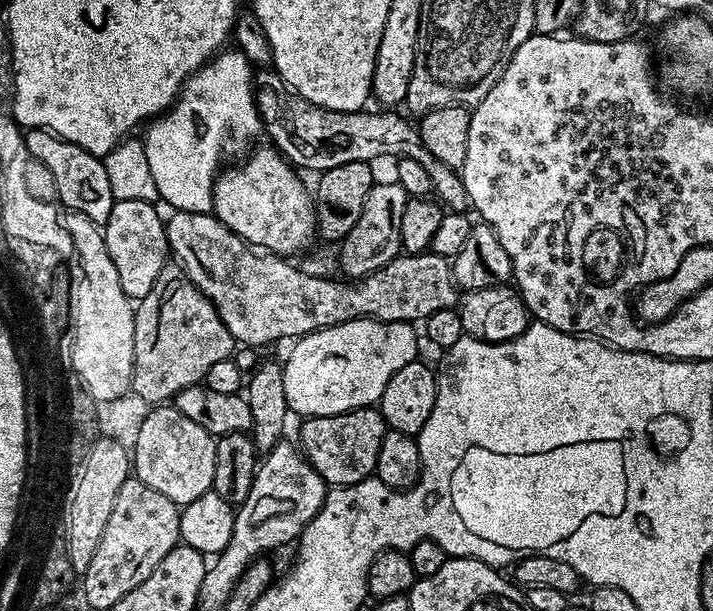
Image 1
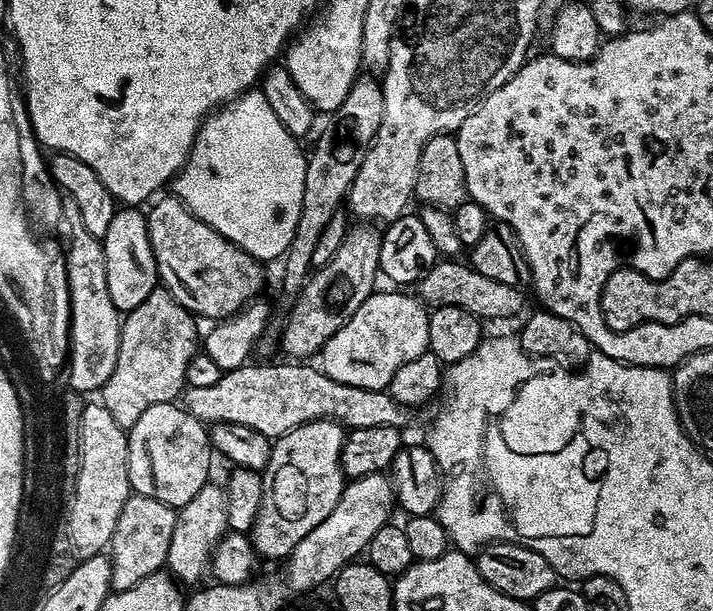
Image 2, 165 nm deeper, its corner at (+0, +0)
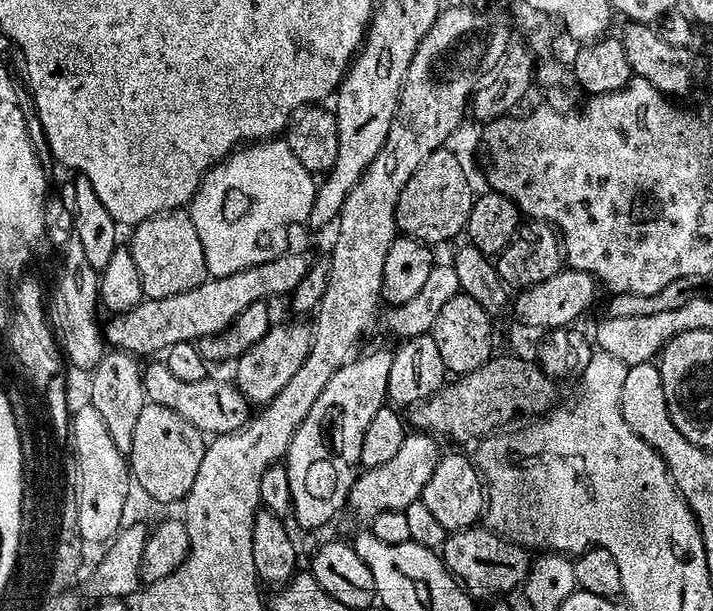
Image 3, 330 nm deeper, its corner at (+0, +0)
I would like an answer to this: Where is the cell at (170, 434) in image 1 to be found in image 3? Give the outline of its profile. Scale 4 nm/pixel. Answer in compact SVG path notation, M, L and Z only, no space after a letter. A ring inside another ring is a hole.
M145 403L142 414L138 414L138 423L134 425L132 449L126 453L135 487L160 504L183 501L194 486L194 478L198 478L205 447L205 433L186 422L182 414L166 410L166 406Z

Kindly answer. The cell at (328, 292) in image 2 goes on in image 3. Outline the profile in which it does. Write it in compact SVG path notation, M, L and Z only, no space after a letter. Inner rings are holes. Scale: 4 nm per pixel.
M280 324L272 326L268 333L252 345L235 361L236 389L246 397L249 405L267 406L271 400L294 378L294 374L306 362L312 349L312 324Z

